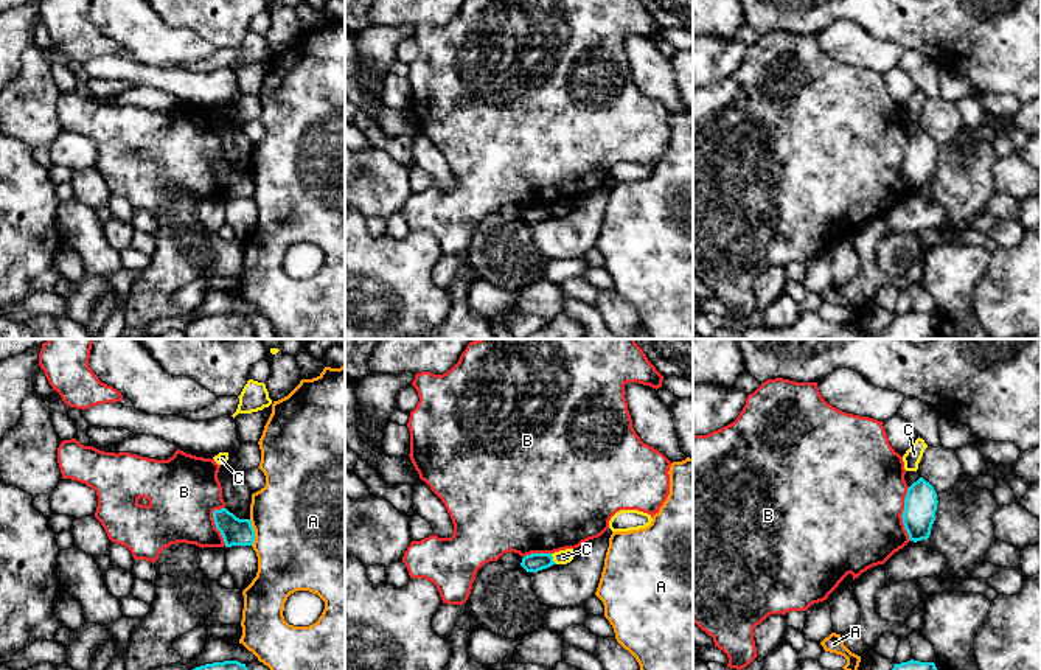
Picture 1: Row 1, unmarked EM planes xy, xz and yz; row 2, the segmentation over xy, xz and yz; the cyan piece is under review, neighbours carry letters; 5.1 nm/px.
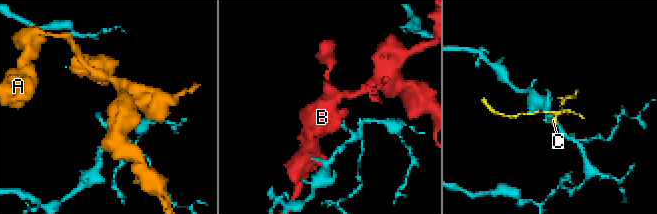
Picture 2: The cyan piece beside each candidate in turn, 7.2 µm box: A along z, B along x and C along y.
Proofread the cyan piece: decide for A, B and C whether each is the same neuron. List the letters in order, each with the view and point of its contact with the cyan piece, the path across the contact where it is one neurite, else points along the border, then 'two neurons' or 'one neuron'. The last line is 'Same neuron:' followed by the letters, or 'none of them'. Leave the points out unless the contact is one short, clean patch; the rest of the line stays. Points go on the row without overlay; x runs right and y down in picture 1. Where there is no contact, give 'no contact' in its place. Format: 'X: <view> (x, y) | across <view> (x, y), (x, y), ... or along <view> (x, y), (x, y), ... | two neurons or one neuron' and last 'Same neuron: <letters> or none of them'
A: xy (254, 184) | two neurons
B: yz (903, 165) | two neurons
C: xz (552, 210) | along xz (550, 205), (557, 215) | two neurons
Same neuron: none of them

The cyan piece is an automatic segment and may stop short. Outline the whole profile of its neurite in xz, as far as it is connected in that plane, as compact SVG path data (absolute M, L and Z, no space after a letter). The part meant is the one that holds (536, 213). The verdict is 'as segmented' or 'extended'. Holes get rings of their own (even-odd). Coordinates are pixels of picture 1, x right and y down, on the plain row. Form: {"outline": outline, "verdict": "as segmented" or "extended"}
{"outline": "M531 205L522 210L520 218L527 222L527 224L538 224L542 221L547 221L550 218L556 216L553 213L552 205Z", "verdict": "as segmented"}

